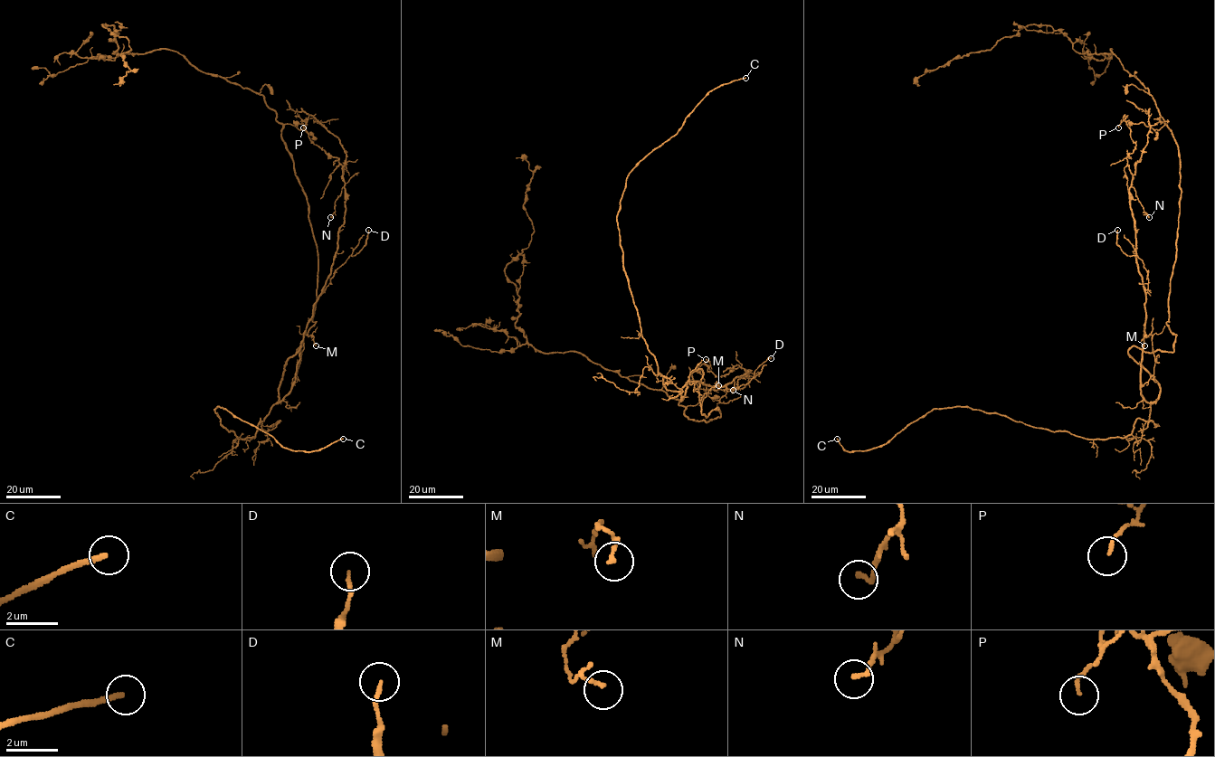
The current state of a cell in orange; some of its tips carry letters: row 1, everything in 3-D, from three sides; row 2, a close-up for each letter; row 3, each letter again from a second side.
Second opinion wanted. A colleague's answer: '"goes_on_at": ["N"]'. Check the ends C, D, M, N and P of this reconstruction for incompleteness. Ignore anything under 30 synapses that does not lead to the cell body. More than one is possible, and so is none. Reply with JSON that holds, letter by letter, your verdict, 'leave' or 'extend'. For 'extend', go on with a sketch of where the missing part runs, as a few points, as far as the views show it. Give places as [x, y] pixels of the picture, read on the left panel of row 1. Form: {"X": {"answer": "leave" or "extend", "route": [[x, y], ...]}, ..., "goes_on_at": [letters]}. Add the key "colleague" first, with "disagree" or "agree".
{"colleague": "disagree", "C": {"answer": "extend", "route": [[343, 439], [356, 437], [372, 447]]}, "D": {"answer": "leave"}, "M": {"answer": "leave"}, "N": {"answer": "leave"}, "P": {"answer": "leave"}, "goes_on_at": ["C"]}

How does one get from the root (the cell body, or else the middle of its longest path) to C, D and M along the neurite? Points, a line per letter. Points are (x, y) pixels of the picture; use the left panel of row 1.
C: (317, 290), (316, 322), (255, 436), (238, 439), (213, 410), (293, 450), (343, 439)
D: (317, 290), (316, 322), (287, 361), (279, 402), (294, 381), (313, 304), (334, 272), (365, 244), (368, 230)
M: (317, 290), (316, 322), (287, 361), (279, 402), (297, 374), (304, 335), (310, 335), (316, 345)

